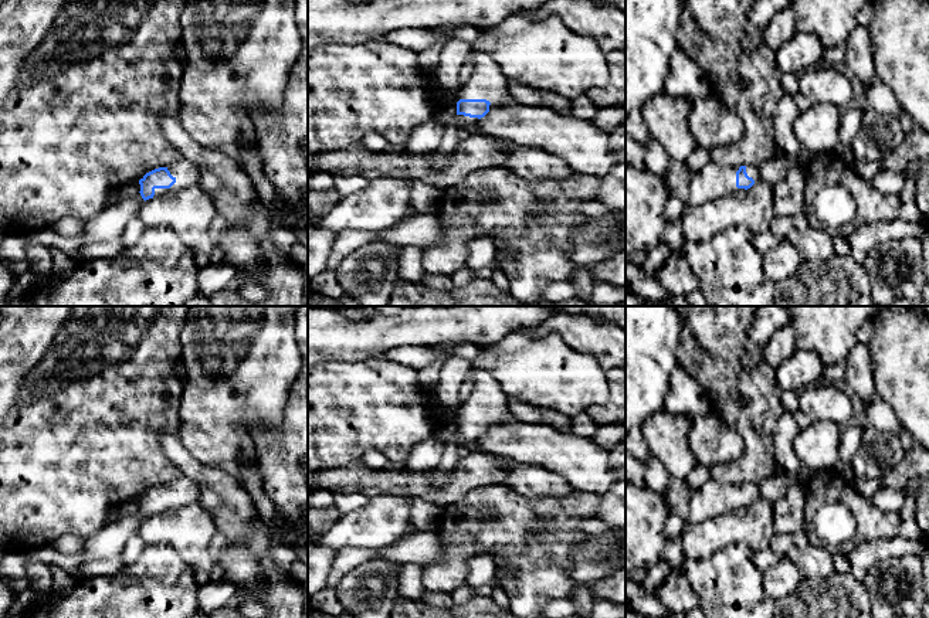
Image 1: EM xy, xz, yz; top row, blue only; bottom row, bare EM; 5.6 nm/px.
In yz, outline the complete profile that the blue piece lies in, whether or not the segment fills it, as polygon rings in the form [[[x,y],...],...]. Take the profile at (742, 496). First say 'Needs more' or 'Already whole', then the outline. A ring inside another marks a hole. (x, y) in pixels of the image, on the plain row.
Needs more. [[[708,481],[689,502],[689,517],[685,526],[694,526],[728,512],[738,512],[760,498],[757,483],[722,483]]]

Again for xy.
Needs more. [[[180,476],[179,479],[146,490],[139,499],[139,510],[146,519],[199,500],[199,483]]]

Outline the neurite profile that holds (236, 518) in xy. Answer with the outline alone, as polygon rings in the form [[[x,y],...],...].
[[[160,434],[160,445],[183,476],[203,486],[197,502],[211,513],[216,530],[228,544],[244,543],[260,558],[271,558],[279,571],[302,587],[308,618],[308,560],[279,546],[238,481],[220,469],[206,468],[190,455],[177,435]]]

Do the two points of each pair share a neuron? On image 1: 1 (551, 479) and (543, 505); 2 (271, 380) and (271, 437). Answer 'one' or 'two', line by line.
1: two
2: two

